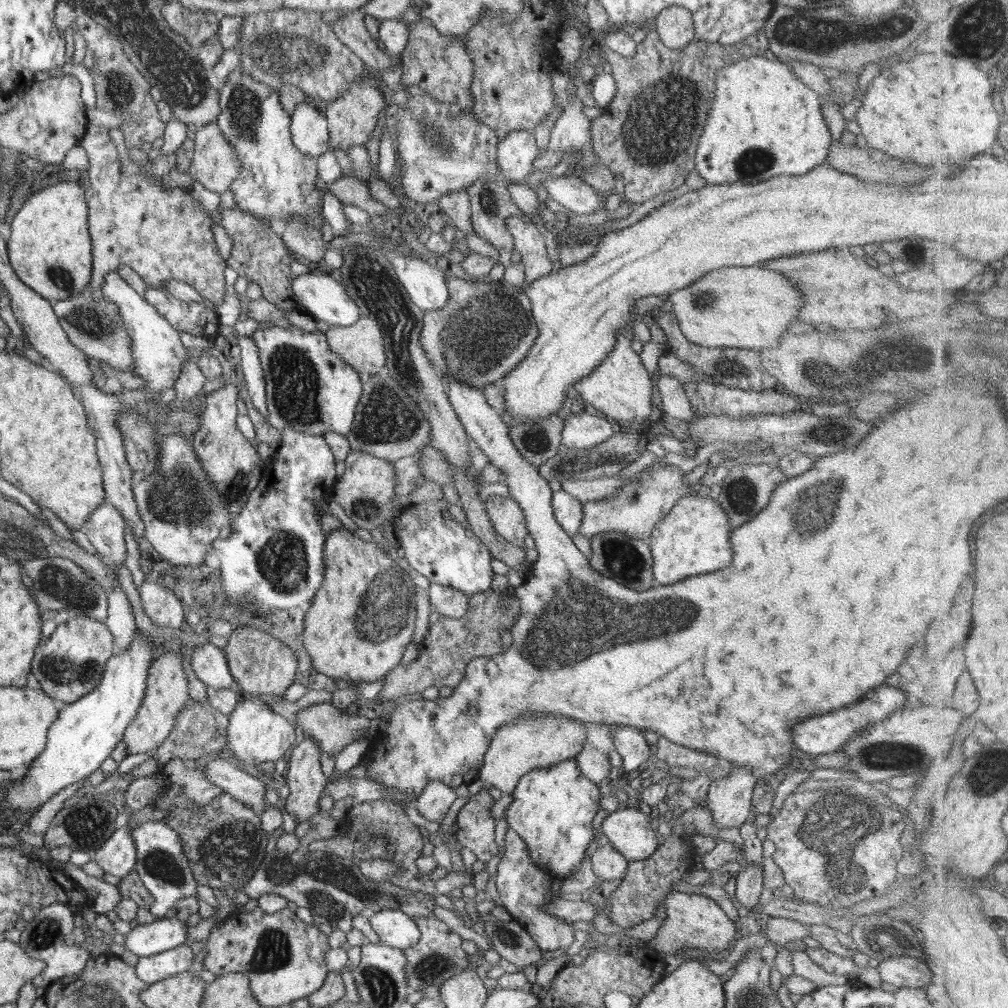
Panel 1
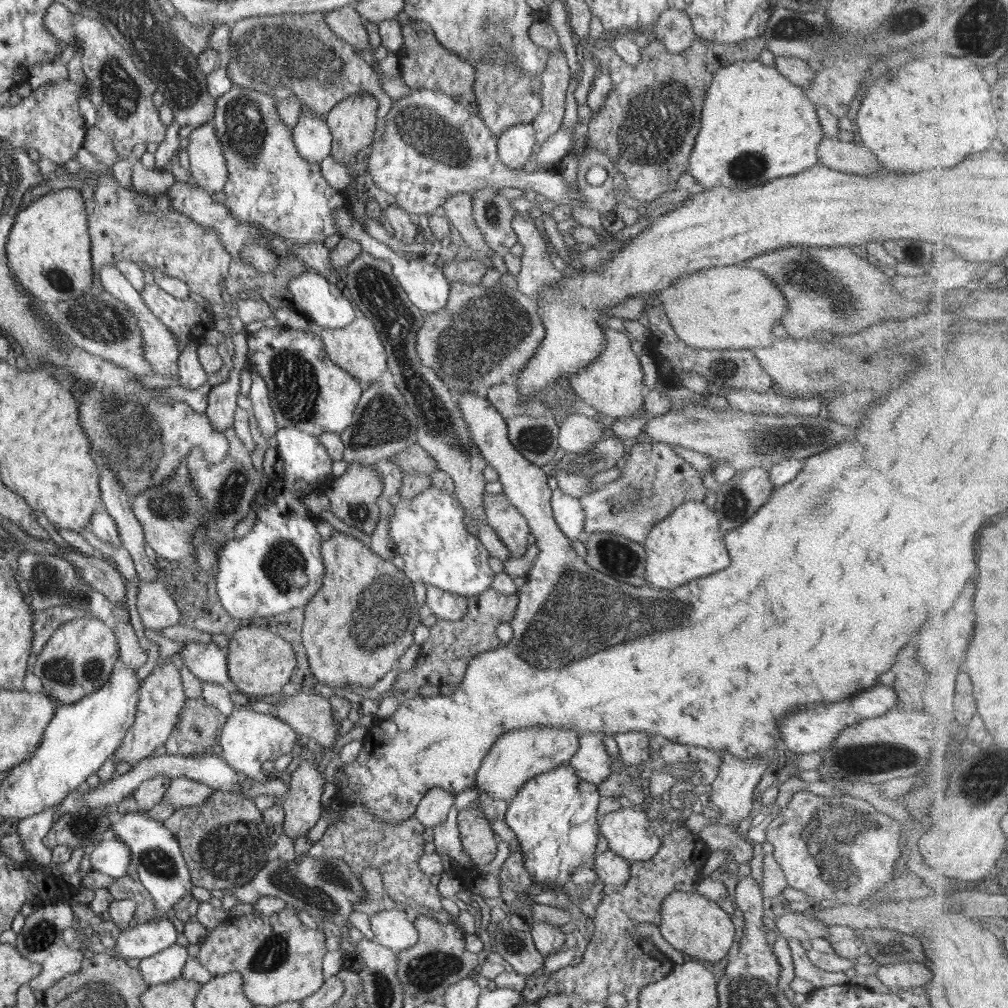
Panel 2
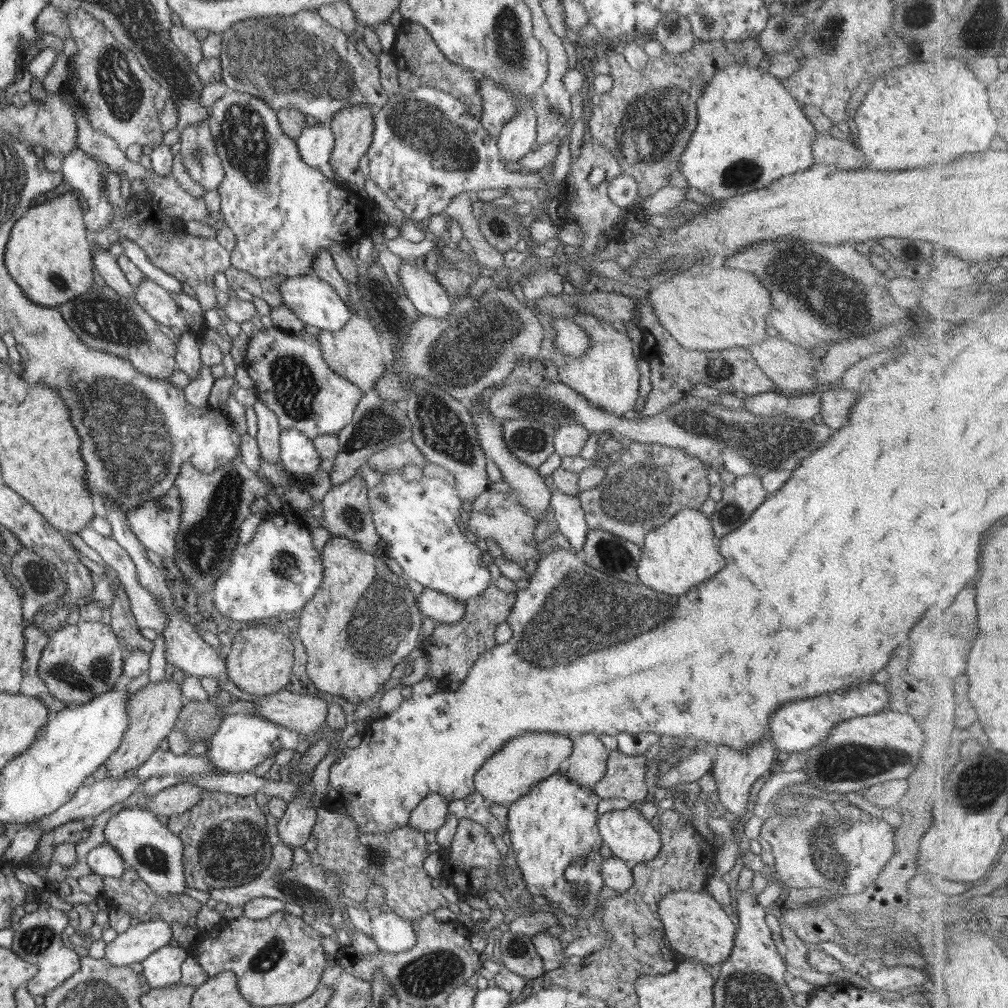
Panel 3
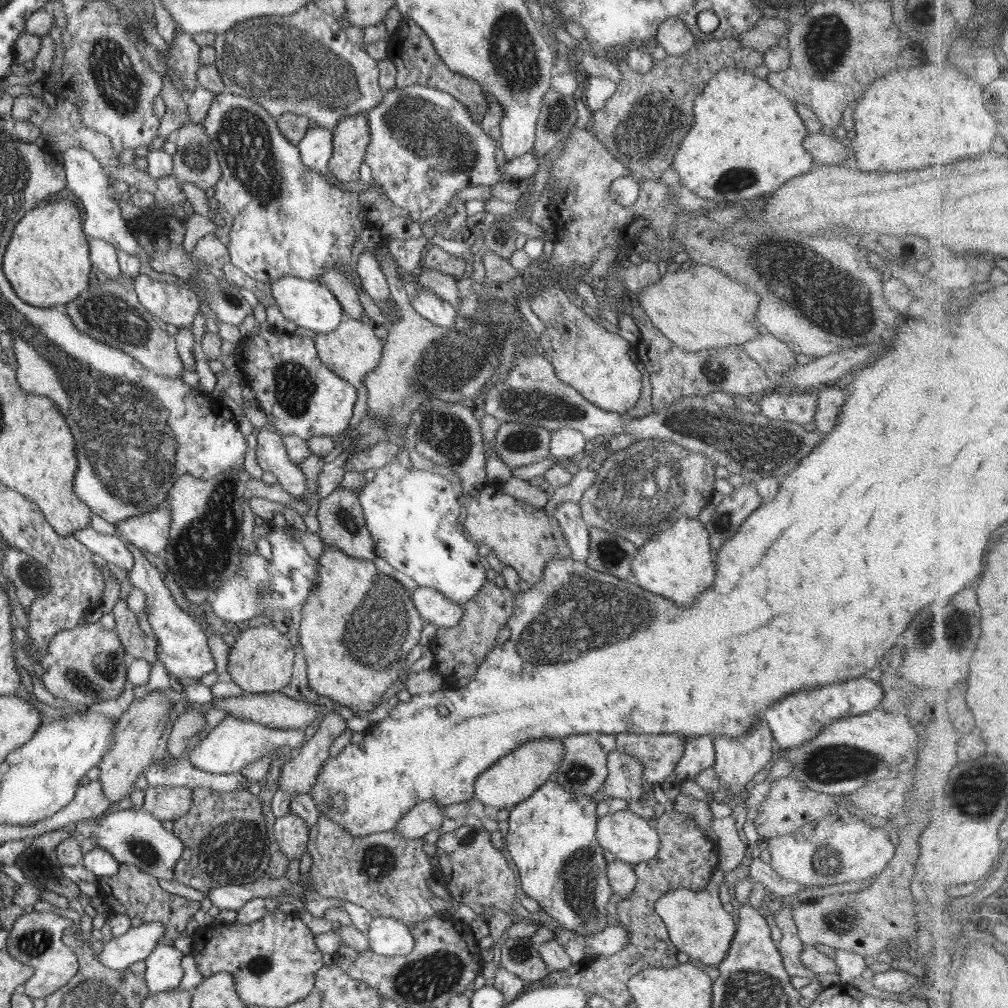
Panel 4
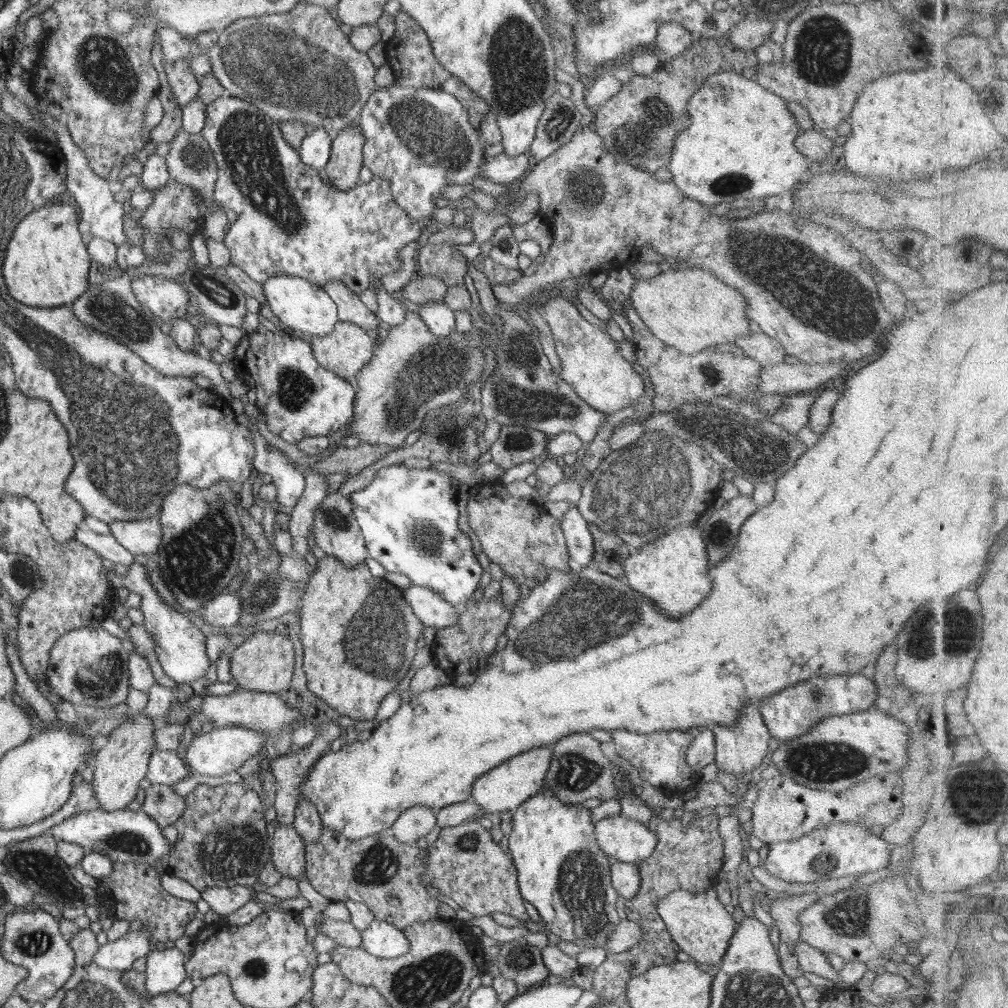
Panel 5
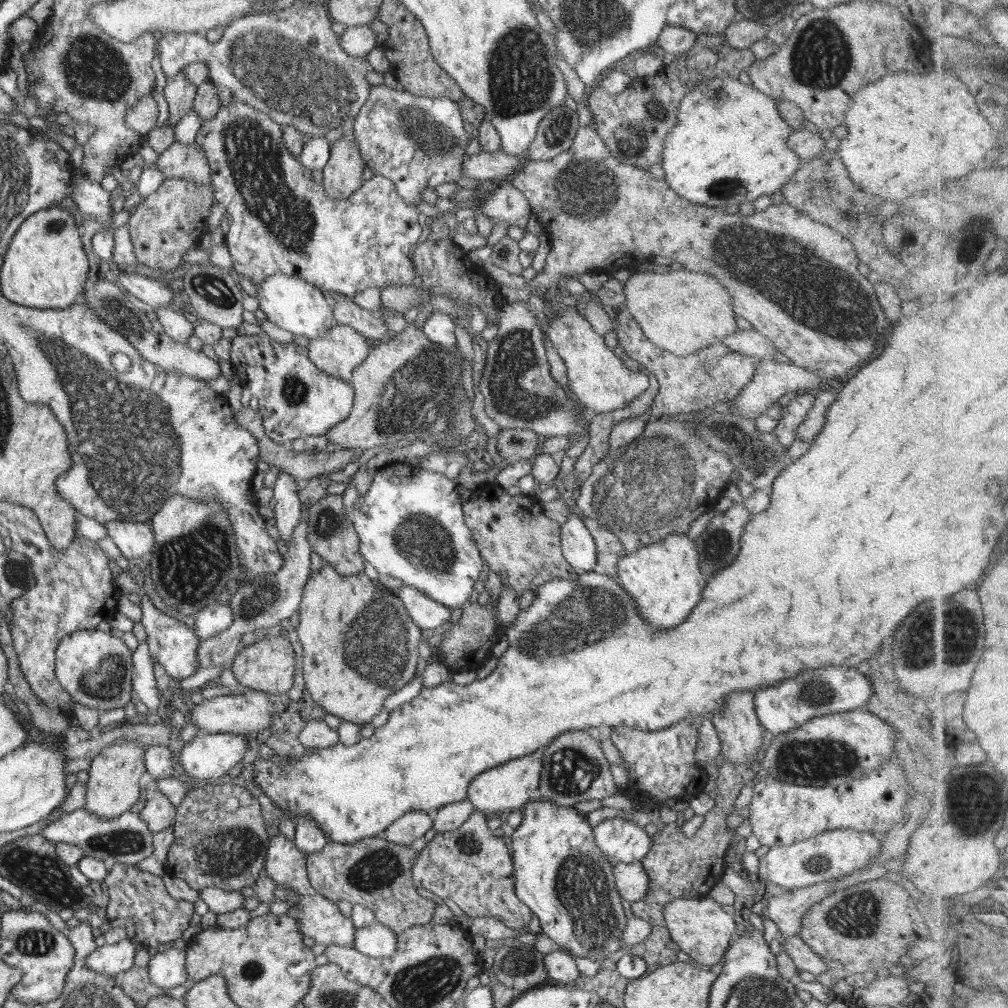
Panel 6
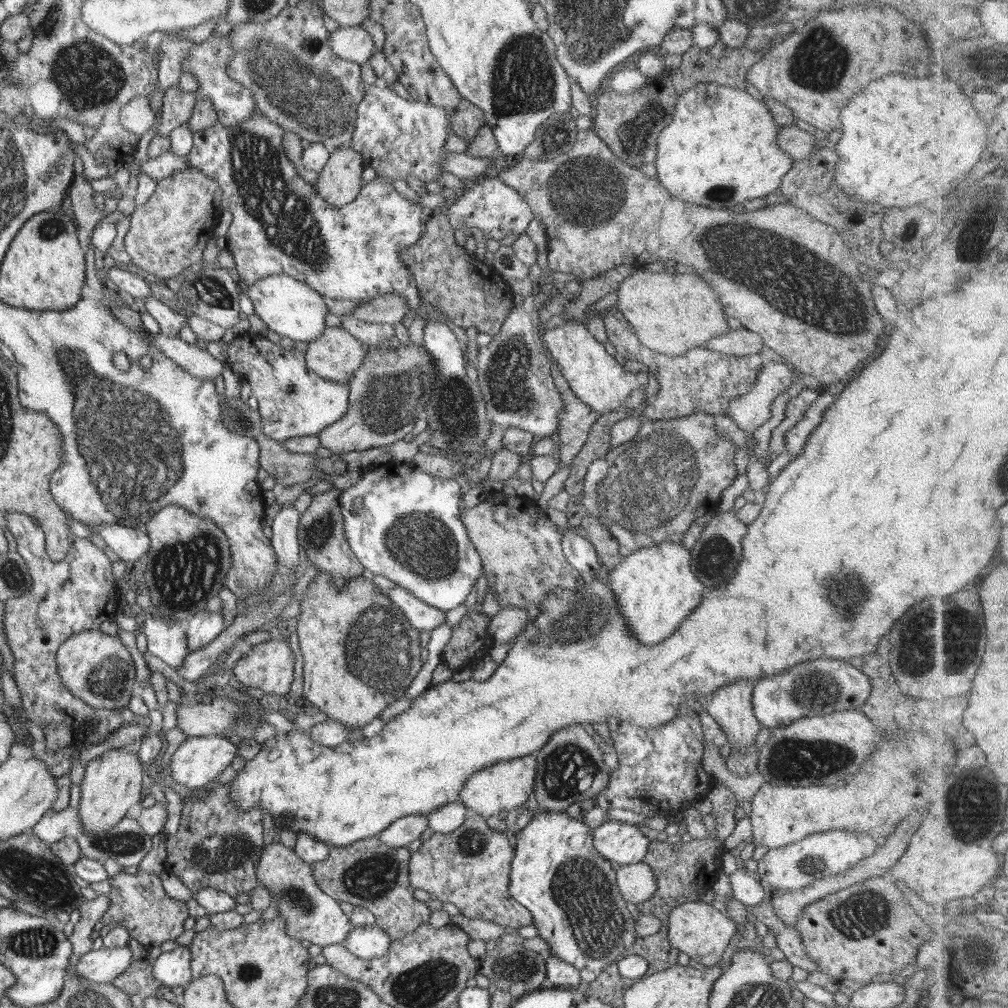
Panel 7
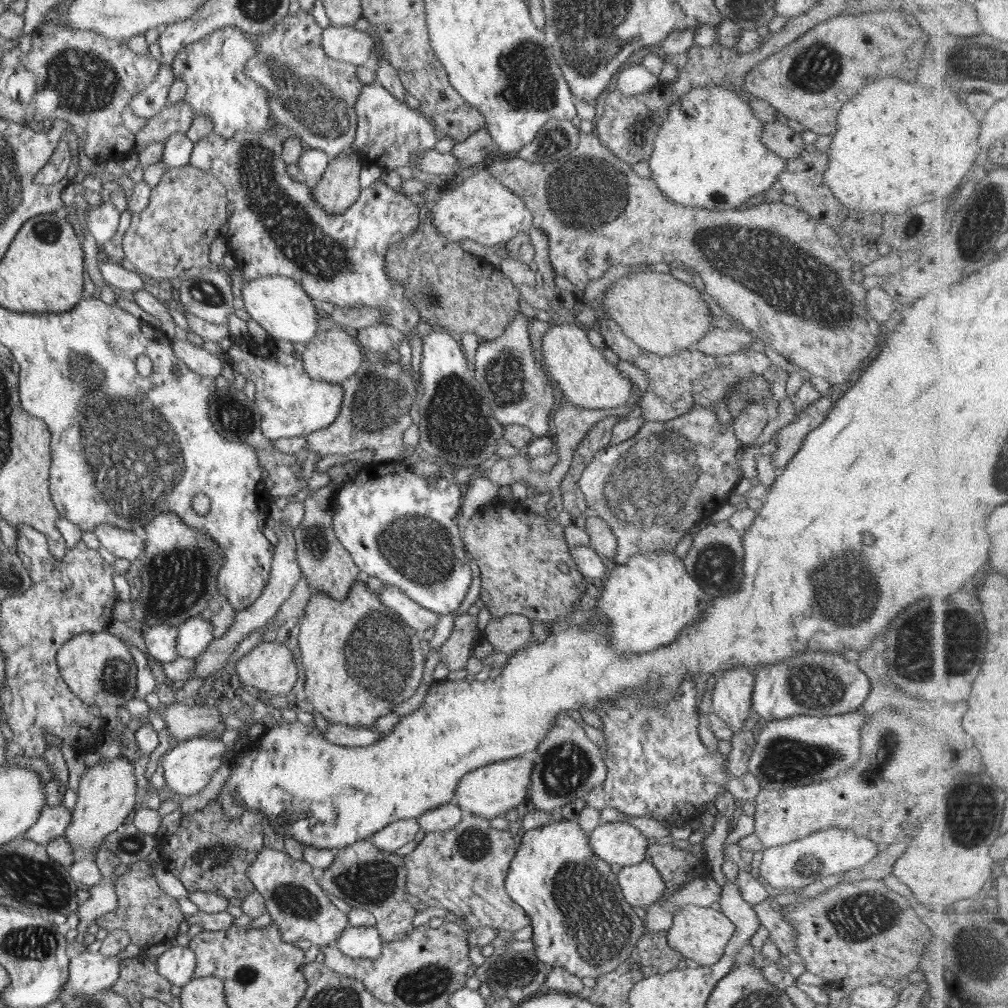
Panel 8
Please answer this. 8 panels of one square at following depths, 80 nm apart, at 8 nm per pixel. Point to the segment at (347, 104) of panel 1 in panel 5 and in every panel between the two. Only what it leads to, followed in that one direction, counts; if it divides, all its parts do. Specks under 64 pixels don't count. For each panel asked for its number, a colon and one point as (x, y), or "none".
2: (352, 122)
3: (353, 127)
4: (351, 138)
5: (346, 161)

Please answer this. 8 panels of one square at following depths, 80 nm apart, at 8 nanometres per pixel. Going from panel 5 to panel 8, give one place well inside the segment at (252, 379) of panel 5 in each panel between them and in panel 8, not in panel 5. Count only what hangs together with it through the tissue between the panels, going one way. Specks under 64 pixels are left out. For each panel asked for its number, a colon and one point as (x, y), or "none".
6: (296, 399)
7: (293, 401)
8: (292, 404)

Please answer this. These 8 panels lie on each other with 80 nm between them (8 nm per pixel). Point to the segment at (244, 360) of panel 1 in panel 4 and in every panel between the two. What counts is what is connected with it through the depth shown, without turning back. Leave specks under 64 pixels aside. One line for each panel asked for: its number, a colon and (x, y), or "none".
2: (261, 409)
3: (269, 431)
4: (272, 456)

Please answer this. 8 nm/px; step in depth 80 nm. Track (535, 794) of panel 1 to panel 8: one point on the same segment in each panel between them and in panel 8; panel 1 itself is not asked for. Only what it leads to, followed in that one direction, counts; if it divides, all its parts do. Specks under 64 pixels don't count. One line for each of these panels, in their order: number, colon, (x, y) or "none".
2: (553, 815)
3: (553, 828)
4: (552, 839)
5: (561, 870)
6: (561, 875)
7: (556, 872)
8: (582, 923)

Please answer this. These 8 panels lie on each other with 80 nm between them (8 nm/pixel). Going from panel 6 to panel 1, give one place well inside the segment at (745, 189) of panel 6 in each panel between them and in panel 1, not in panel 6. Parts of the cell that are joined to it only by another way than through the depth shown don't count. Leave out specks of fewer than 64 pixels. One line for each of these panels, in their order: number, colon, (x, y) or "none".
1: (764, 122)
2: (758, 126)
3: (751, 131)
4: (747, 139)
5: (739, 146)

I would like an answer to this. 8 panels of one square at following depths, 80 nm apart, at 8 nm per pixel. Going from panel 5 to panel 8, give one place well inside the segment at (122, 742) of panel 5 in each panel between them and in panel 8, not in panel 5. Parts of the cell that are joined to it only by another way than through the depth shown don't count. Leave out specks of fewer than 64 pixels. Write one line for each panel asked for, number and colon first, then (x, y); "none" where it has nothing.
6: (117, 775)
7: (112, 783)
8: (107, 794)

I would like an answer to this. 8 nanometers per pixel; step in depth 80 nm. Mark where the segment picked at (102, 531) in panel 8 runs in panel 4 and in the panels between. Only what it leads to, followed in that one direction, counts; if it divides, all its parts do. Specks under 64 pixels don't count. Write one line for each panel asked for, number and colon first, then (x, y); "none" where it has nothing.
4: (149, 532)
5: (143, 536)
6: (134, 539)
7: (130, 543)

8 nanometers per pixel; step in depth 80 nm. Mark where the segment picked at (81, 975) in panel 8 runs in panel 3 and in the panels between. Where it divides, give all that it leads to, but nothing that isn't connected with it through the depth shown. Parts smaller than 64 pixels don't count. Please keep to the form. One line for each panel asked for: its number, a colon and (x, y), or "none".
3: (138, 942)
4: (119, 953)
5: (119, 954)
6: (110, 959)
7: (97, 966)

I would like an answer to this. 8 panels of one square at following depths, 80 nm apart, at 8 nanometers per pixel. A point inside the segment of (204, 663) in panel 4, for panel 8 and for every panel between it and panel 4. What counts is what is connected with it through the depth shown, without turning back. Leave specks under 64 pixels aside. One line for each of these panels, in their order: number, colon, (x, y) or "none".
5: (180, 646)
6: (174, 645)
7: (166, 640)
8: (160, 640)

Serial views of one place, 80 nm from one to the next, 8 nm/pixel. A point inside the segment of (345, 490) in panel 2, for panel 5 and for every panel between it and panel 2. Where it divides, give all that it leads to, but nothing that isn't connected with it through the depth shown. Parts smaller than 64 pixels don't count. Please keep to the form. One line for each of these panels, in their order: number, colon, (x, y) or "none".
3: (347, 513)
4: (342, 523)
5: (336, 531)

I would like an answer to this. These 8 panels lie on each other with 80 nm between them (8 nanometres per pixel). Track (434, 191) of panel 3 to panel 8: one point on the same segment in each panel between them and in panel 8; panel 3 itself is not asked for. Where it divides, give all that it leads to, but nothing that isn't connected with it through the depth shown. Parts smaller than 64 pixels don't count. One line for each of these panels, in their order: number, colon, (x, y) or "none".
4: (424, 147)
5: (420, 141)
6: (417, 142)
7: (398, 137)
8: (389, 135)

